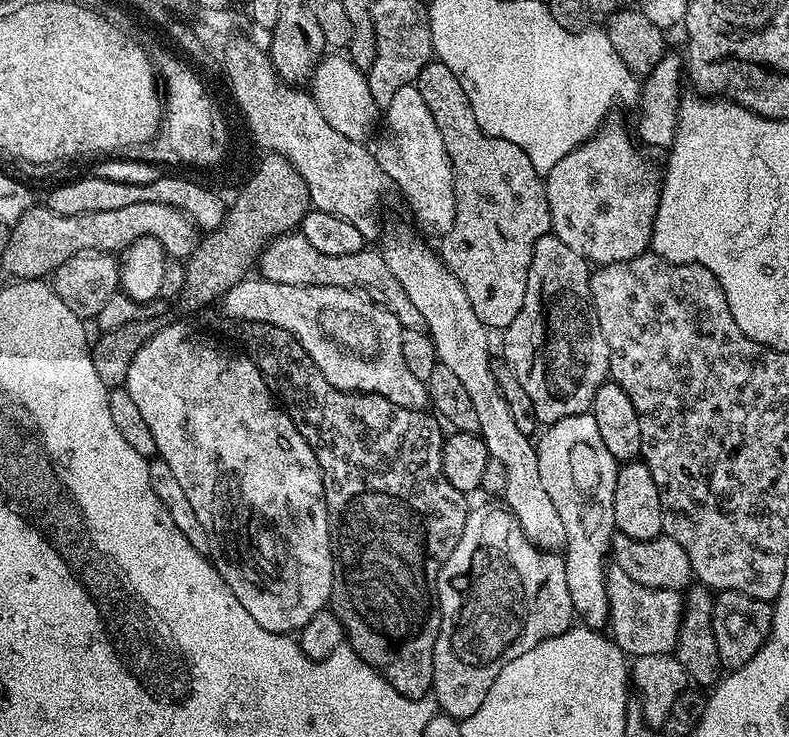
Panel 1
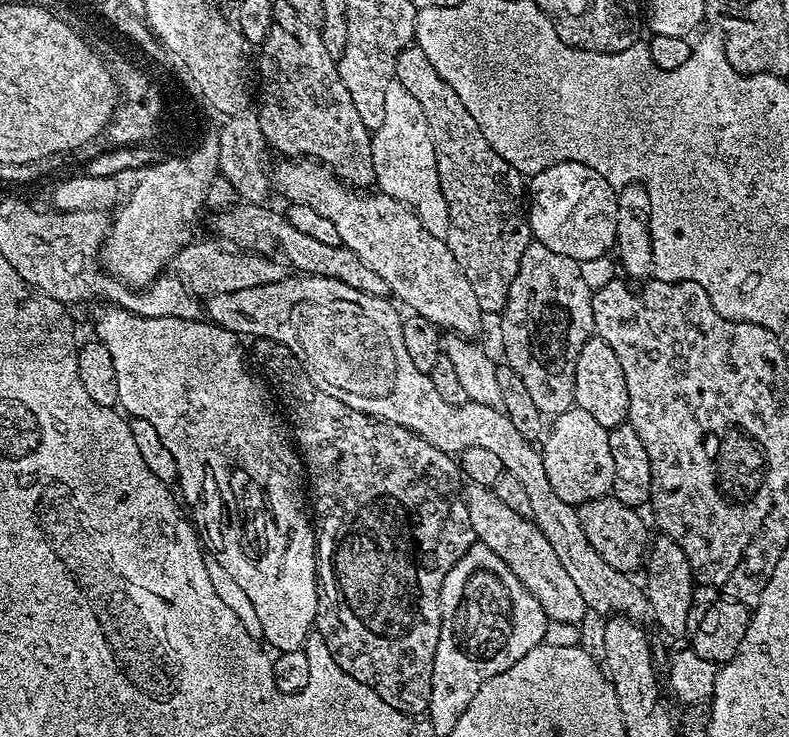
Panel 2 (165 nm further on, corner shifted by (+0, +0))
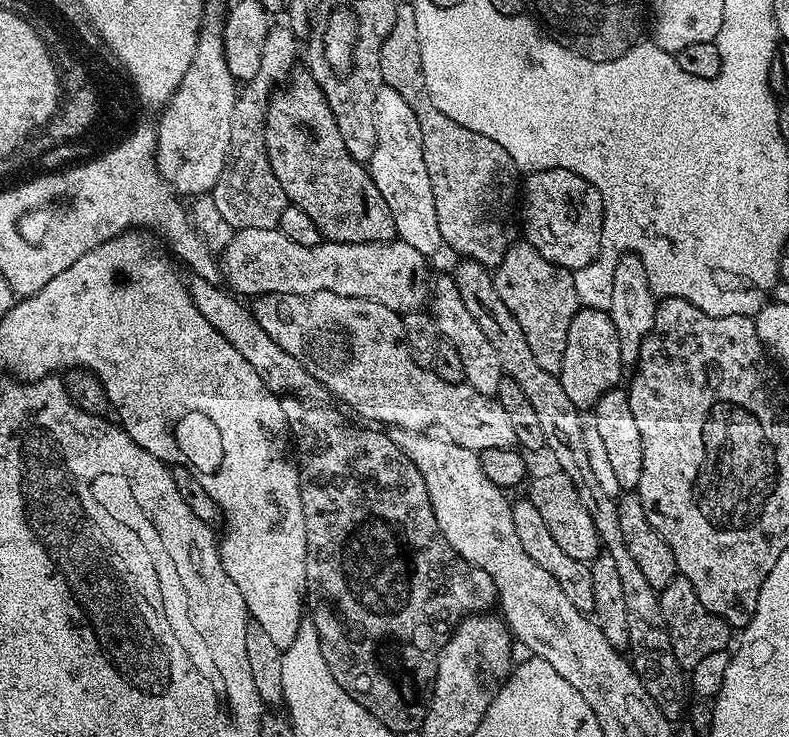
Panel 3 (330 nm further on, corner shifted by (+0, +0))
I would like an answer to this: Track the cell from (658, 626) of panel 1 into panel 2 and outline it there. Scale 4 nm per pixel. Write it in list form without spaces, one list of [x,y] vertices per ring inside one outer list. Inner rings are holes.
[[[292,274],[280,281],[266,285],[250,286],[249,289],[235,290],[234,293],[214,294],[207,297],[206,316],[225,332],[235,332],[241,337],[273,340],[286,346],[302,362],[310,382],[318,386],[318,390],[326,390],[330,398],[338,398],[346,406],[367,416],[374,416],[387,422],[397,424],[406,430],[418,433],[430,446],[438,446],[438,450],[449,454],[459,454],[462,450],[470,450],[470,446],[482,446],[493,454],[498,454],[505,472],[514,474],[518,482],[526,490],[530,498],[530,519],[536,523],[538,530],[546,534],[546,542],[550,542],[554,554],[558,554],[566,574],[573,579],[574,586],[581,594],[585,607],[602,615],[616,613],[641,621],[649,615],[648,596],[643,587],[627,573],[614,570],[600,554],[590,546],[586,533],[582,531],[580,513],[575,507],[562,498],[550,486],[550,478],[546,475],[544,453],[533,441],[518,434],[514,422],[495,403],[492,404],[451,404],[434,390],[431,375],[414,366],[402,342],[401,313],[396,313],[397,305],[383,296],[371,296],[354,286],[346,286],[346,282],[338,282],[325,276]]]

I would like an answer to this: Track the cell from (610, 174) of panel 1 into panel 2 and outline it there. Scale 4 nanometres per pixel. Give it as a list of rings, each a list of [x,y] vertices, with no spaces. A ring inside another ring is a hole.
[[[565,162],[542,170],[526,184],[526,211],[533,241],[554,250],[554,254],[566,254],[581,262],[596,260],[599,256],[606,255],[608,251],[611,253],[616,247],[617,193],[613,181],[602,178],[598,170],[590,170],[590,166]]]

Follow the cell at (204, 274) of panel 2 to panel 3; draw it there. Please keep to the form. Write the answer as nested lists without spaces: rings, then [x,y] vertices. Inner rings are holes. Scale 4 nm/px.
[[[244,227],[233,233],[220,257],[225,283],[227,280],[231,286],[229,289],[242,298],[255,298],[266,293],[305,296],[326,292],[381,302],[387,309],[403,314],[419,311],[430,296],[429,283],[425,282],[428,278],[428,258],[399,238],[382,243],[334,243],[322,240],[314,246],[303,246],[282,234],[279,227]]]

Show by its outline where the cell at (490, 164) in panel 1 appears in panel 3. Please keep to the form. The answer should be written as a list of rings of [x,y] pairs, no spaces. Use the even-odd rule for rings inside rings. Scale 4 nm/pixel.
[[[397,3],[394,26],[382,42],[380,51],[380,73],[384,79],[383,84],[398,90],[406,102],[410,102],[410,110],[418,118],[418,126],[422,130],[422,159],[426,162],[426,174],[430,174],[430,190],[434,190],[434,210],[438,214],[438,230],[442,234],[444,244],[457,252],[457,257],[473,260],[484,265],[485,268],[495,269],[500,264],[506,250],[514,242],[518,232],[518,224],[512,221],[512,207],[518,204],[518,169],[516,164],[494,142],[494,138],[486,138],[486,134],[478,134],[478,130],[470,130],[454,118],[446,118],[442,110],[434,106],[428,96],[428,87],[424,84],[424,71],[422,70],[422,50],[418,46],[418,18],[416,17],[415,3]]]

